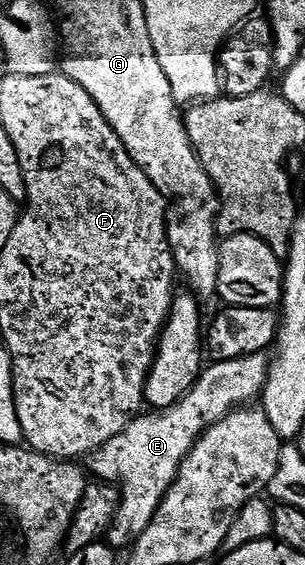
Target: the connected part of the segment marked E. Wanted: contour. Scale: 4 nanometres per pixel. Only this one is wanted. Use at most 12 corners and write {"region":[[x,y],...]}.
{"region":[[270,357],[219,360],[177,404],[87,457],[121,489],[107,533],[144,534],[197,440],[254,403]]}

